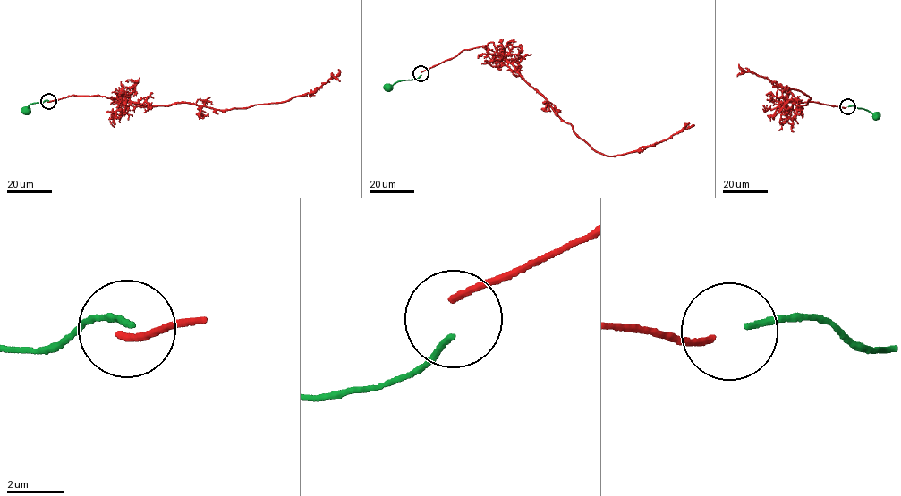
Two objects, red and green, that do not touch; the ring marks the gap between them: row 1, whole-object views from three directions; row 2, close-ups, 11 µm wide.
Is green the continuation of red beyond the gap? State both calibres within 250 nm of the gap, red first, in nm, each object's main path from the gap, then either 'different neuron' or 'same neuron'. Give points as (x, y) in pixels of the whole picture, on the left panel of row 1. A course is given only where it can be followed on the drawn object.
220/200 nm | red via (47, 101), (99, 95), (148, 105), (191, 103), (223, 110), (247, 108), (316, 91), (336, 77), (338, 69) | green via (48, 101), (29, 104), (26, 110) | same neuron

